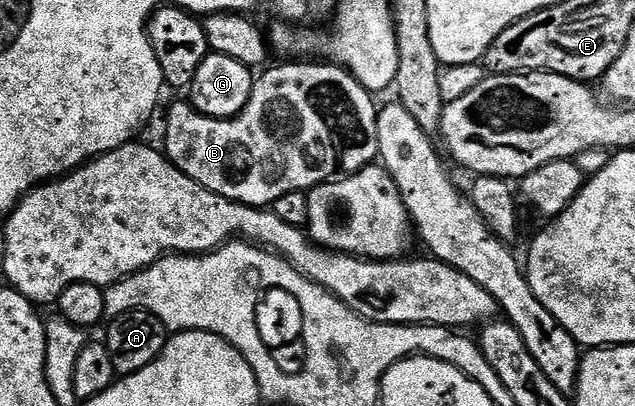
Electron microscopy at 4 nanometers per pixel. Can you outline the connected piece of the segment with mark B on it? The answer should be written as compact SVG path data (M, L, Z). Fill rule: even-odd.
M283 61L280 67L270 67L256 78L245 109L232 119L214 119L179 103L168 109L165 154L181 173L234 203L267 209L285 193L308 192L318 183L326 183L338 167L340 172L350 173L378 160L377 103L371 100L372 92L366 91L345 68L327 61Z

